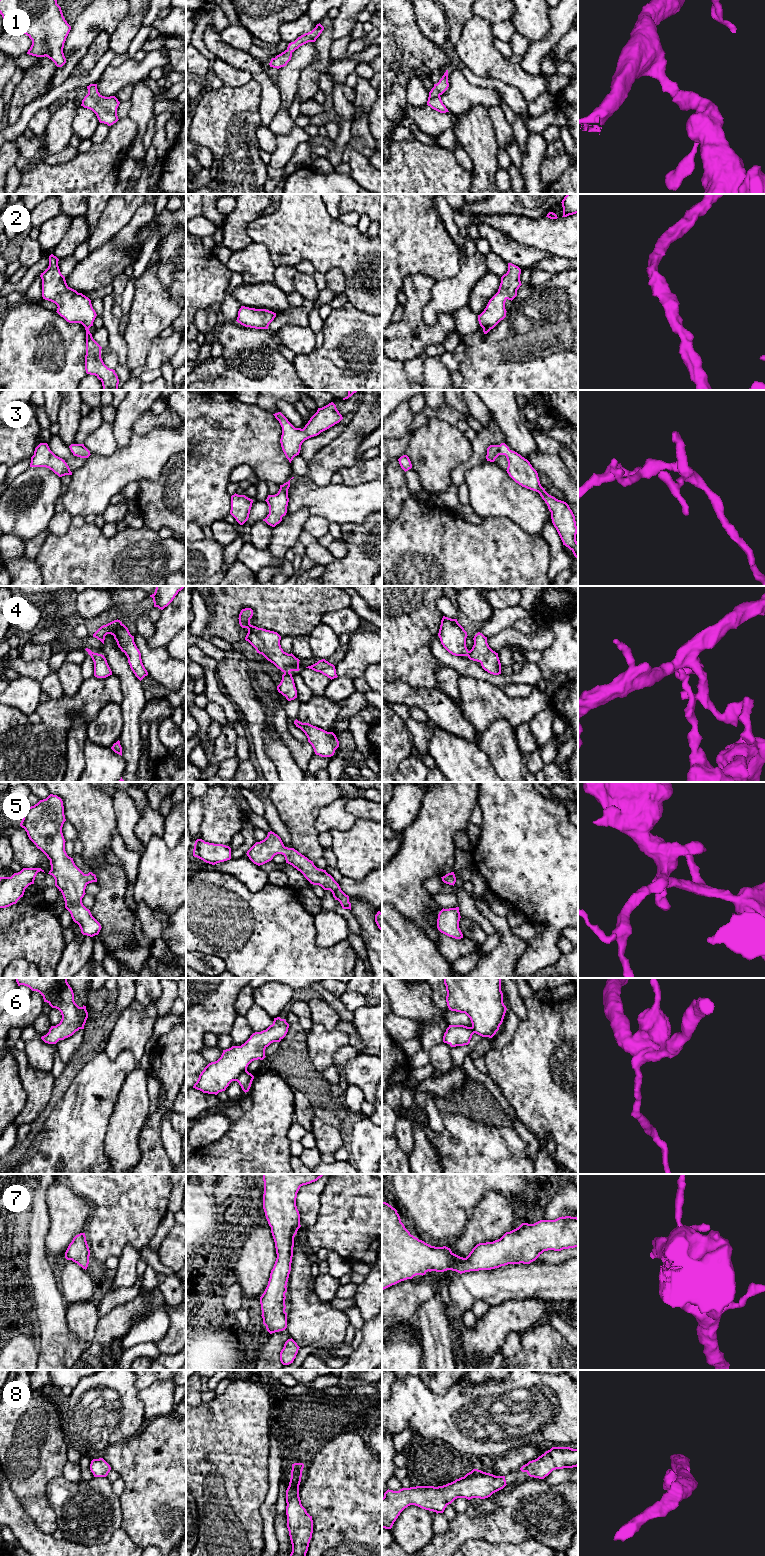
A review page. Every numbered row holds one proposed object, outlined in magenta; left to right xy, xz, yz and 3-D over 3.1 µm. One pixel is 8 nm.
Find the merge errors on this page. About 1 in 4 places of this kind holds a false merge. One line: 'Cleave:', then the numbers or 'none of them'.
Cleave: 4

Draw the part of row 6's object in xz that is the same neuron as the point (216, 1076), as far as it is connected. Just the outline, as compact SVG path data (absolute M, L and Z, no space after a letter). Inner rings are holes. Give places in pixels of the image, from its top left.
M280 1017L266 1030L253 1033L241 1046L223 1050L221 1057L209 1063L199 1075L193 1088L203 1093L215 1094L225 1091L232 1081L237 1081L242 1090L249 1091L254 1076L247 1071L254 1060L263 1060L265 1049L273 1042L280 1042L287 1034L289 1024Z

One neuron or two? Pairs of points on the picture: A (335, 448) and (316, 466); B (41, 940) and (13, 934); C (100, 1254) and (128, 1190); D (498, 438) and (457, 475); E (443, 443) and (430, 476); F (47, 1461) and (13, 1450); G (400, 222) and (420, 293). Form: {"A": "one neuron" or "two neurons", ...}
{"A": "one neuron", "B": "one neuron", "C": "one neuron", "D": "one neuron", "E": "one neuron", "F": "one neuron", "G": "two neurons"}

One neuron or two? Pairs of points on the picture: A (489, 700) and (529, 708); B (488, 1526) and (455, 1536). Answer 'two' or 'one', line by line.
A: one
B: one

